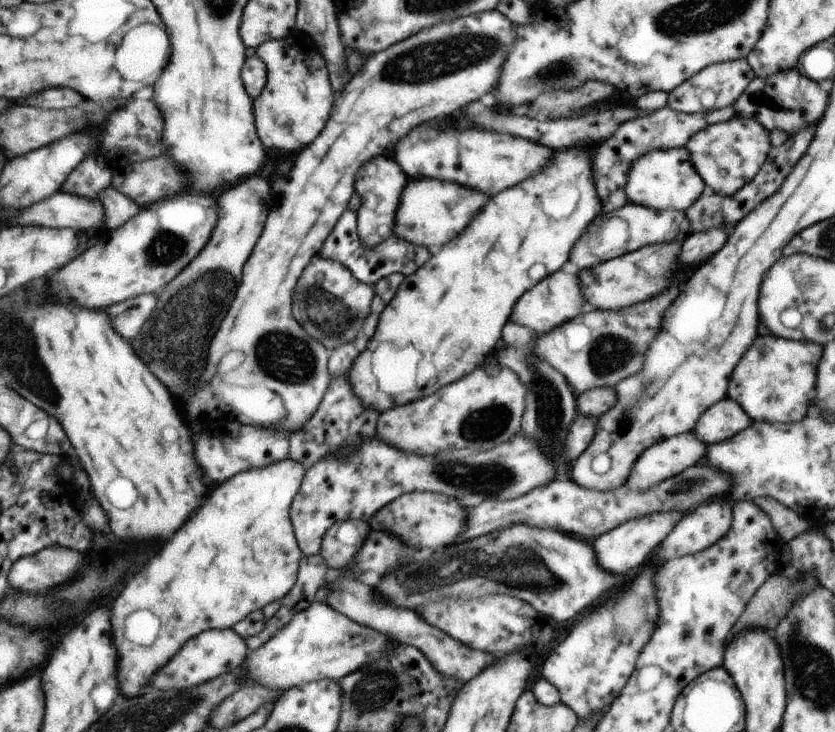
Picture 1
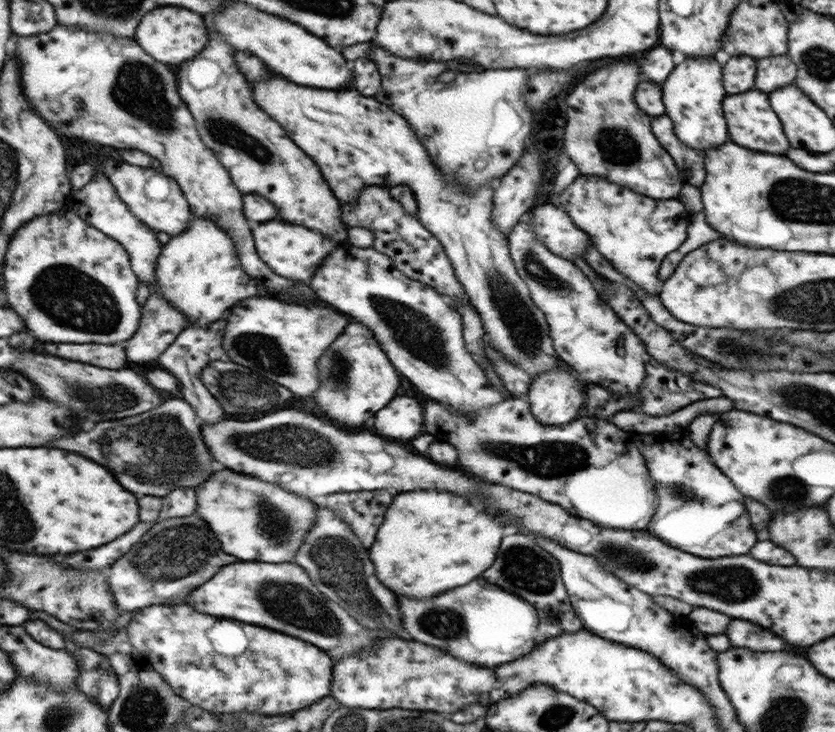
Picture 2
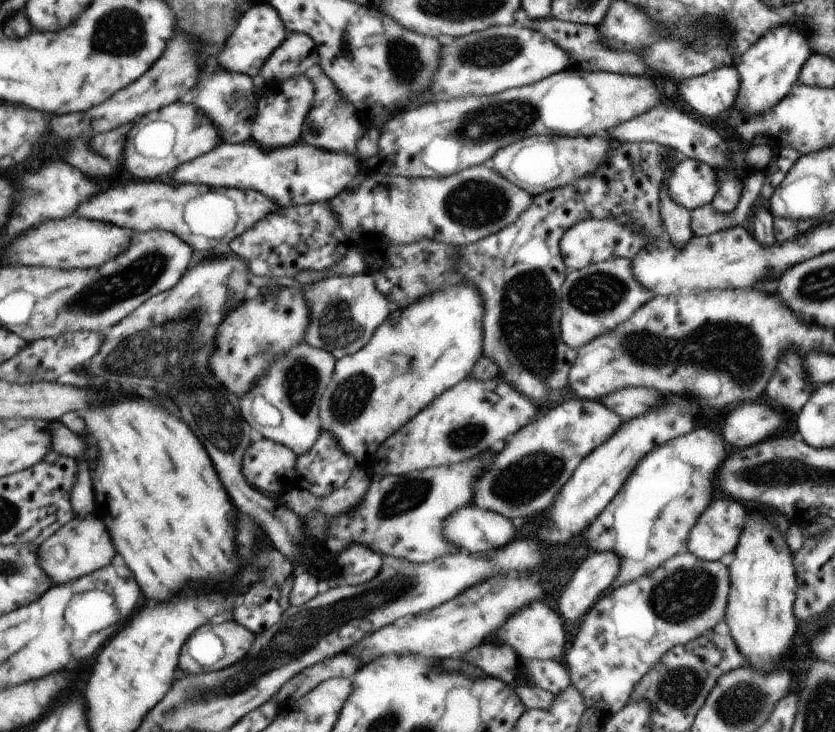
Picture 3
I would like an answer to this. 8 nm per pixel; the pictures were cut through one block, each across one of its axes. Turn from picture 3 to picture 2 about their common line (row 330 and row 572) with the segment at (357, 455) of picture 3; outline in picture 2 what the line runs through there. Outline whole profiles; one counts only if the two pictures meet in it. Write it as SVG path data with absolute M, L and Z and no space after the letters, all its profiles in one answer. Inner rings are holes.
M439 490L439 492L405 492L397 494L384 512L384 522L379 525L374 541L368 546L370 560L374 563L379 582L395 596L429 598L442 592L463 586L483 570L487 570L499 554L502 538L507 530L502 523L463 496Z

